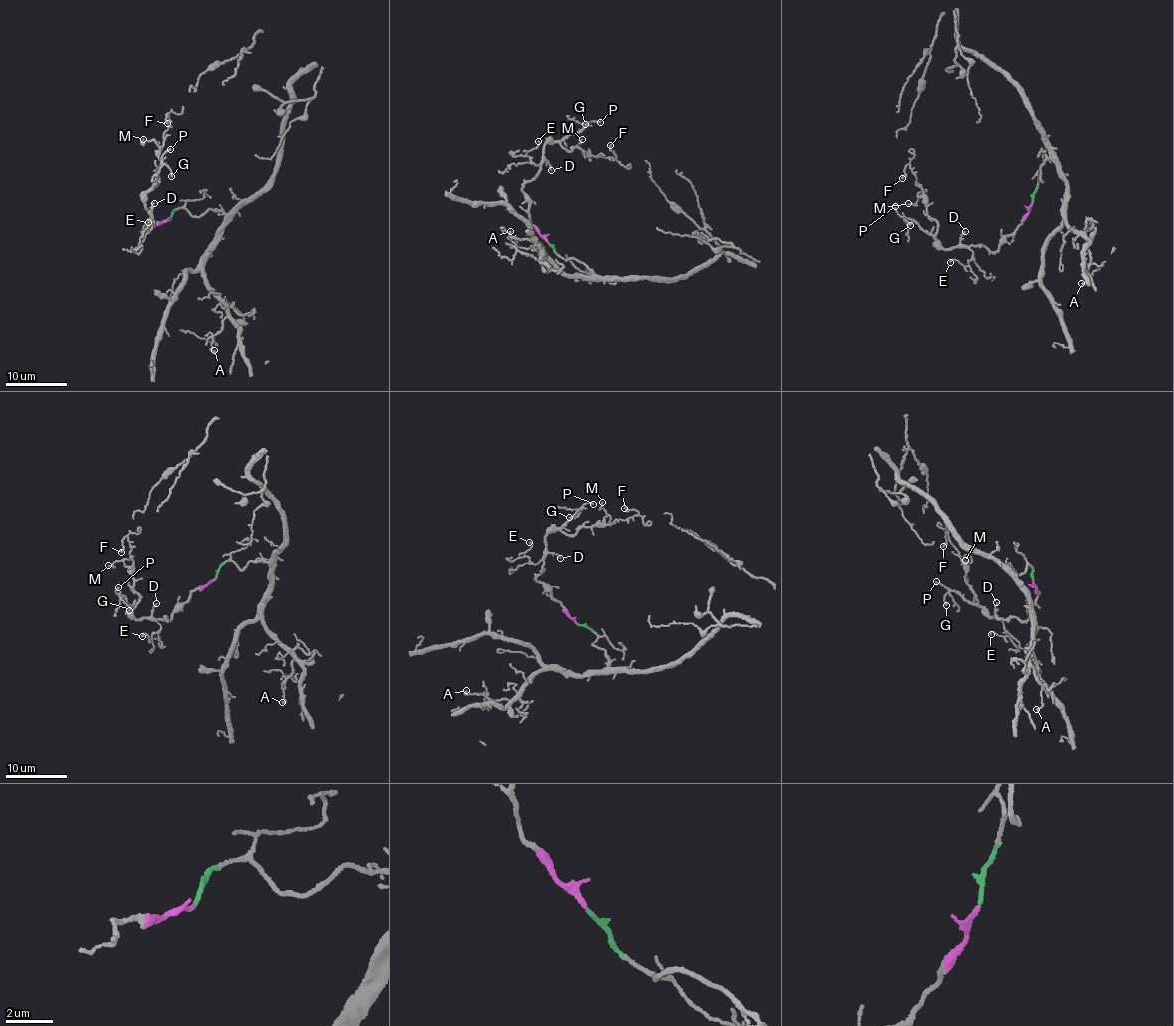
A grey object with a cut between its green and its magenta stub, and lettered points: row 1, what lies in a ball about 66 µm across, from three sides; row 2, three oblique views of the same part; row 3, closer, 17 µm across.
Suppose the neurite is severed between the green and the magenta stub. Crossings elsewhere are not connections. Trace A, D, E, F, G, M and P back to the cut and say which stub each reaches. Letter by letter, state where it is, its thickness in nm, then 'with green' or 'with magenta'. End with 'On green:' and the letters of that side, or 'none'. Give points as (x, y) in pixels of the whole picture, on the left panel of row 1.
A: at (214, 350); 160 nm thick; with green
D: at (154, 203); 110 nm thick; with magenta
E: at (148, 222); 110 nm thick; with magenta
F: at (167, 123); 130 nm thick; with magenta
G: at (171, 176); 140 nm thick; with magenta
M: at (143, 139); 80 nm thick; with magenta
P: at (170, 149); 130 nm thick; with magenta
On green: A

